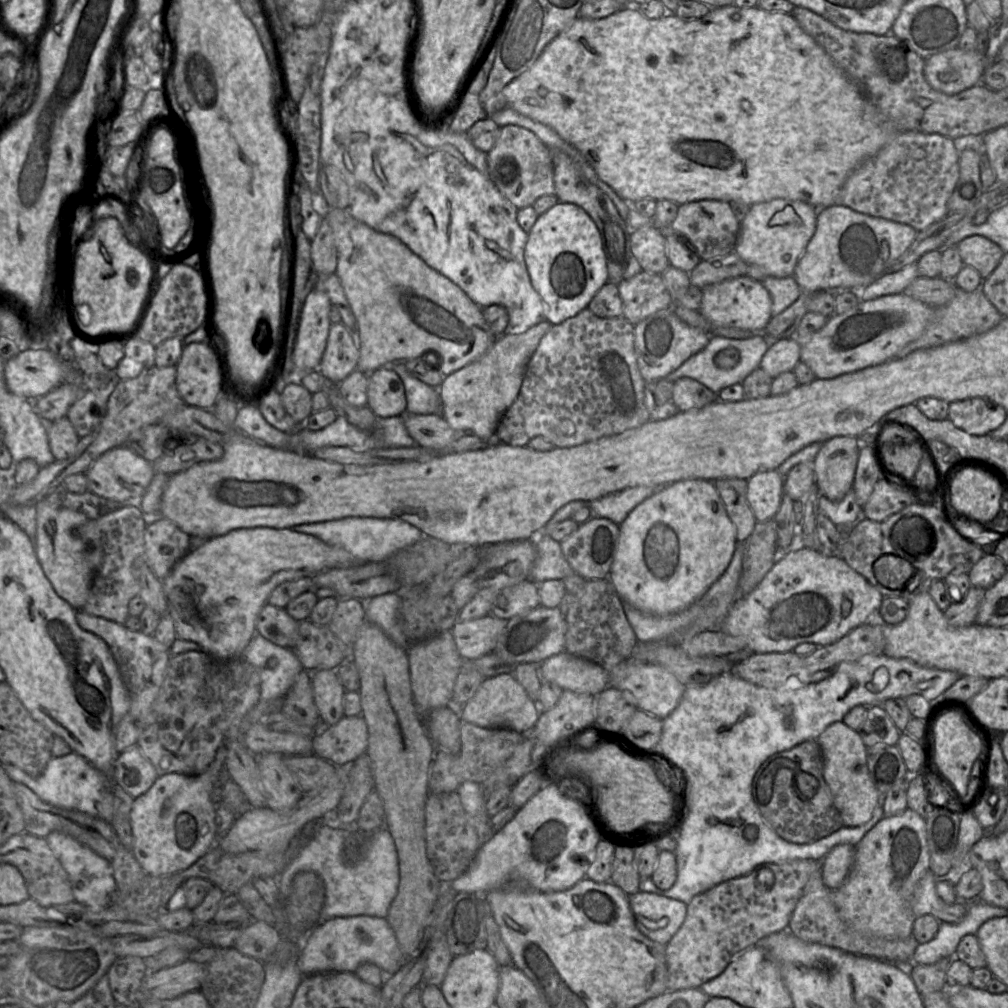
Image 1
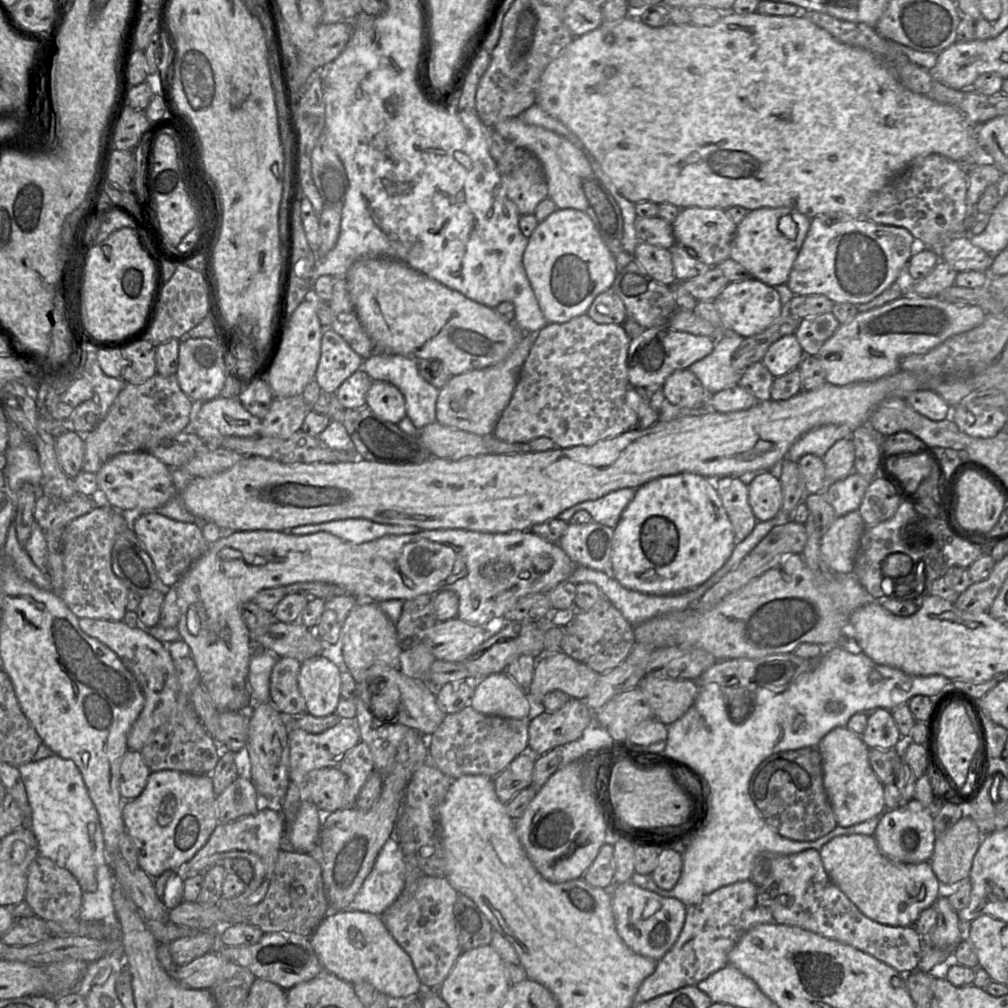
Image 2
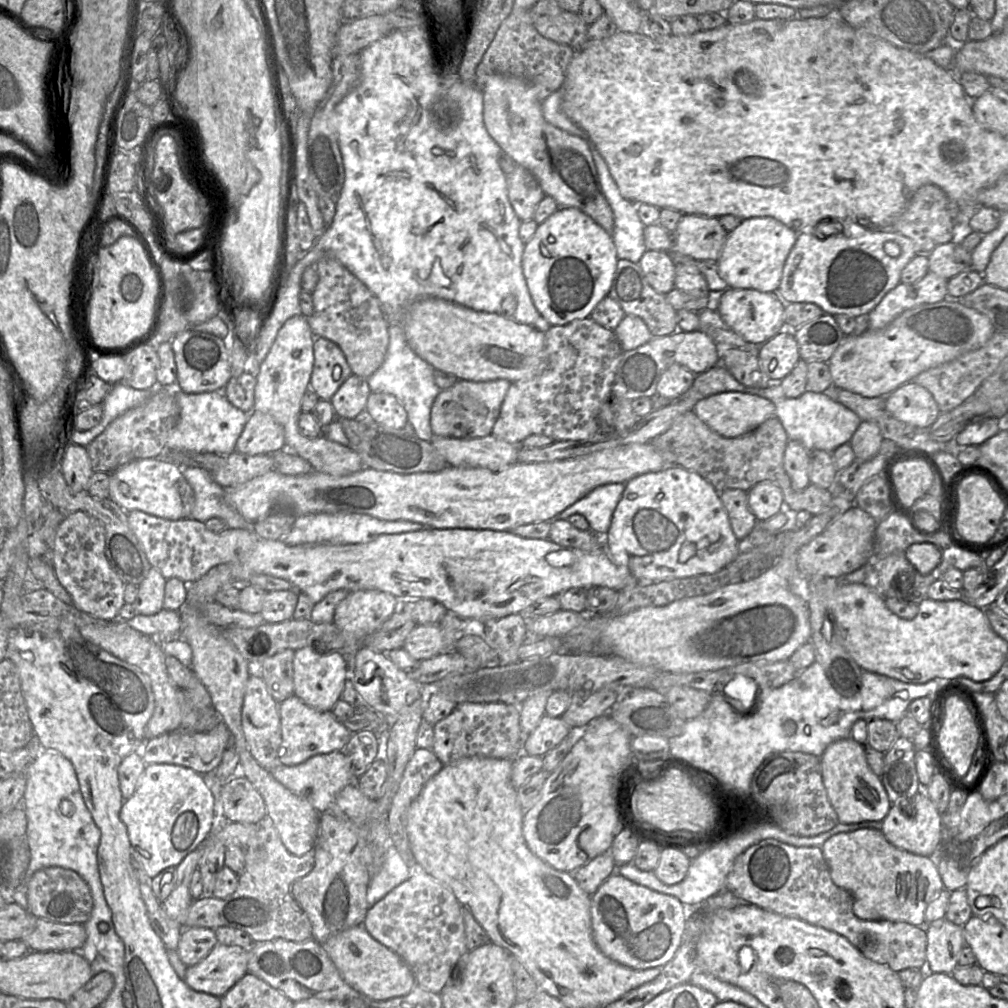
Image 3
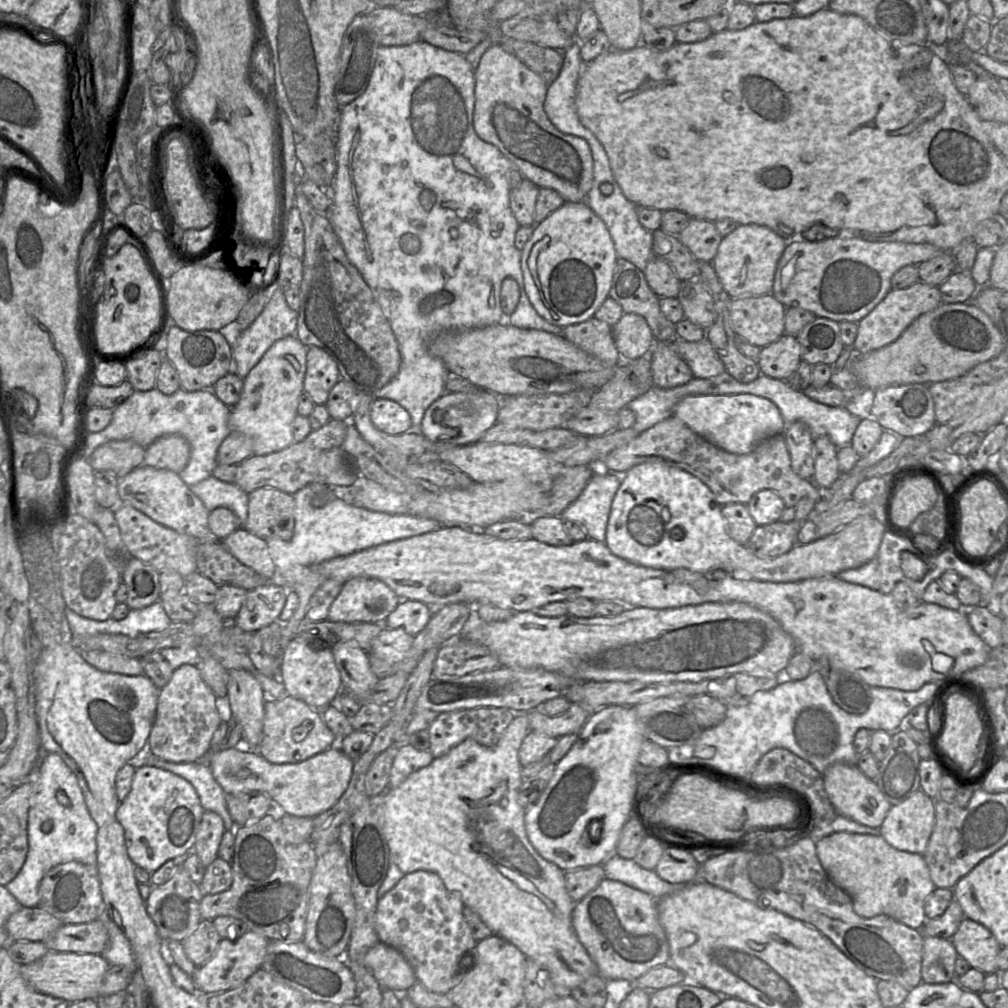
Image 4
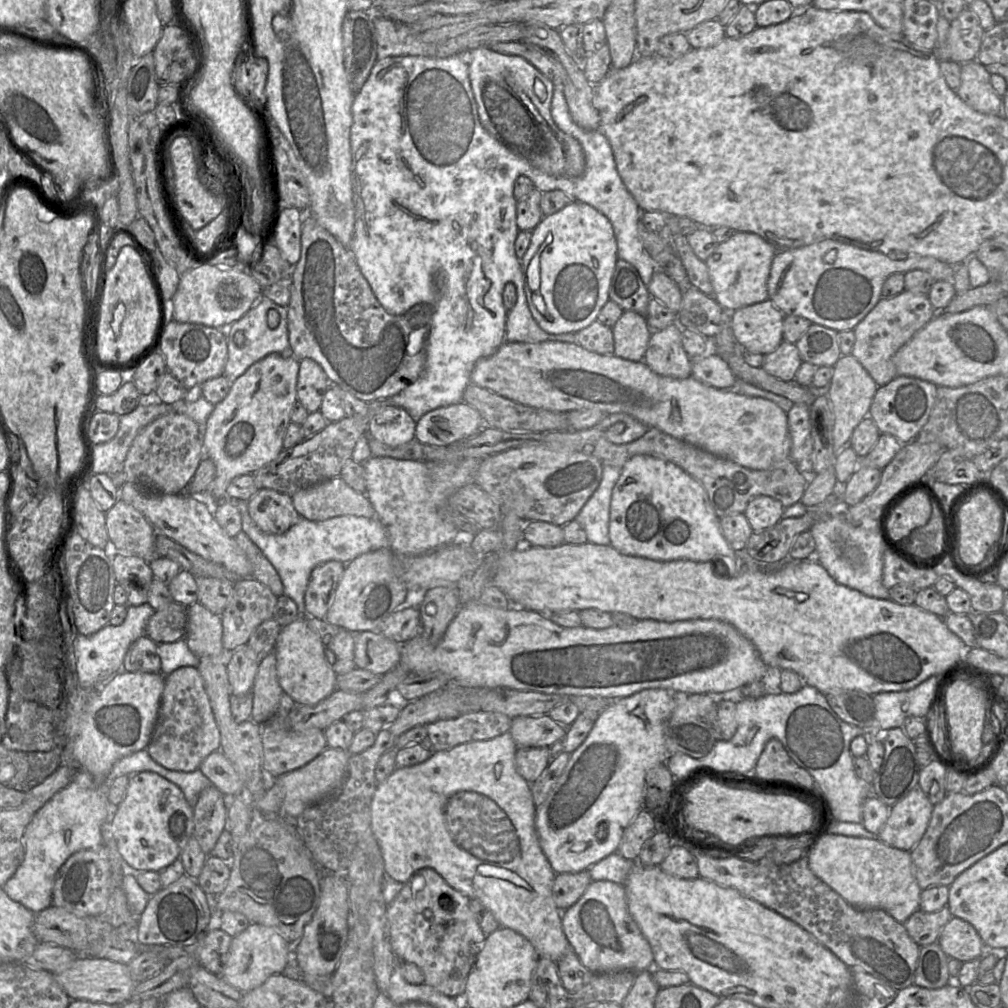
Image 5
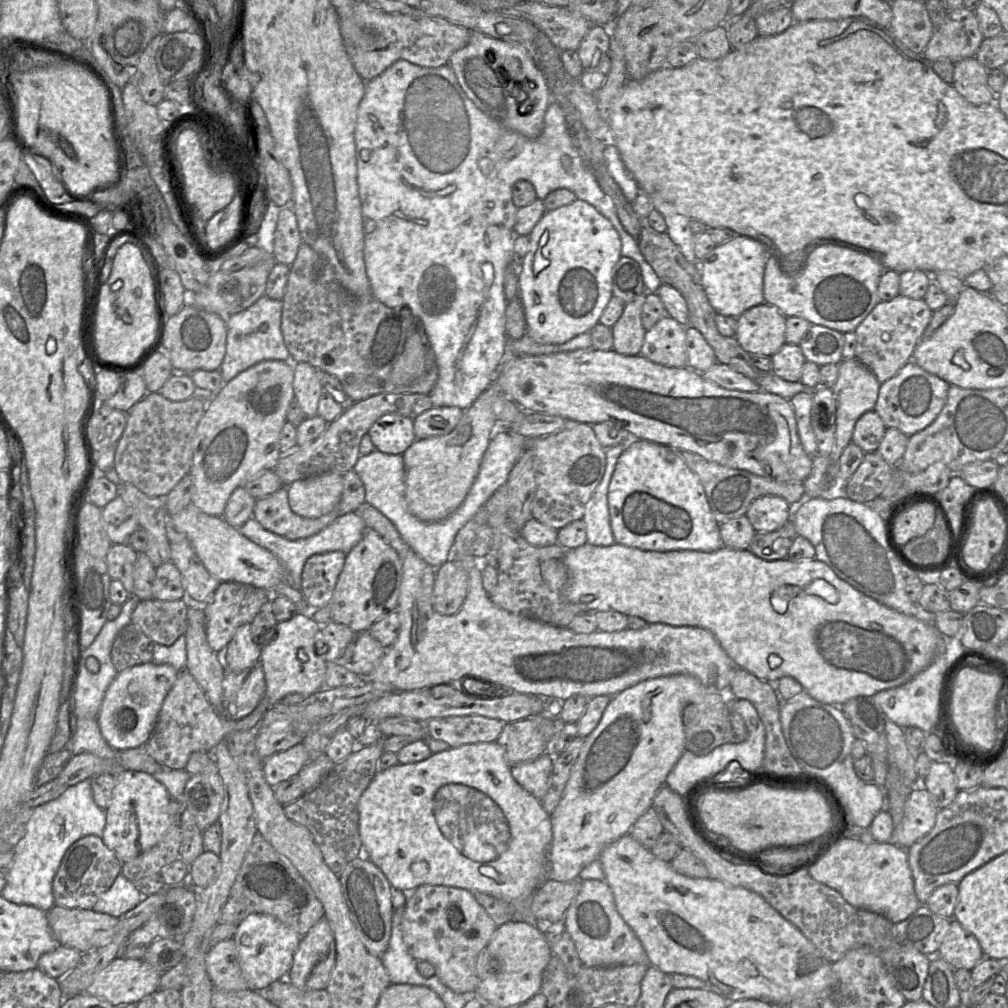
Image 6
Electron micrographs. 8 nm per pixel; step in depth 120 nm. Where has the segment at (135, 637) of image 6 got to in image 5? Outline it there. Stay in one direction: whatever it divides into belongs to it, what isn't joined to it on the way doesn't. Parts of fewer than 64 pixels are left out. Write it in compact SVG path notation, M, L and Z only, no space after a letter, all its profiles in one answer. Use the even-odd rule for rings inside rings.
M146 635L139 637L129 647L125 654L122 670L127 672L160 673L161 660L157 646Z

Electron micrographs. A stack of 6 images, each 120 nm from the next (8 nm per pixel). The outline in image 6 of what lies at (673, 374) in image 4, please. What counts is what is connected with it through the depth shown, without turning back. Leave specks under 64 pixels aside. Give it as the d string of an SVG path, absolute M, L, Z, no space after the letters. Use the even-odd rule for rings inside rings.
M664 315L645 332L640 354L667 367L687 367L686 327Z

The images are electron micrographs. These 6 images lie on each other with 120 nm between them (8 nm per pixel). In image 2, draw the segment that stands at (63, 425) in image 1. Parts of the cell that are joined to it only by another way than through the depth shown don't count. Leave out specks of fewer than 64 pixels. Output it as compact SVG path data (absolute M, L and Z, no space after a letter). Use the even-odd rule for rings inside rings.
M67 430L56 438L56 454L62 470L74 479L82 471L85 442L74 430Z

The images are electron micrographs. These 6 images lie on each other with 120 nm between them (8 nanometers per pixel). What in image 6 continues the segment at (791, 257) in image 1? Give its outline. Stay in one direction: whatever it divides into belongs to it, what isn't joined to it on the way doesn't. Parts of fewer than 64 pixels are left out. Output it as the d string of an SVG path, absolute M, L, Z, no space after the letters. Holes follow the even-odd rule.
M736 235L733 239L717 245L699 262L702 285L716 313L739 317L749 308L764 302L763 283L766 259L767 251L761 242Z

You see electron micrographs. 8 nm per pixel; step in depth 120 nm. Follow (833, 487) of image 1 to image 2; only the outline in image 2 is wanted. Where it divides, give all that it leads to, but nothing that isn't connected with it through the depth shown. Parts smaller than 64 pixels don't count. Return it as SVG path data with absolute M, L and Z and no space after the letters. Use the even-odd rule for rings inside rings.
M851 438L837 441L822 458L829 482L844 479L854 470L855 447Z

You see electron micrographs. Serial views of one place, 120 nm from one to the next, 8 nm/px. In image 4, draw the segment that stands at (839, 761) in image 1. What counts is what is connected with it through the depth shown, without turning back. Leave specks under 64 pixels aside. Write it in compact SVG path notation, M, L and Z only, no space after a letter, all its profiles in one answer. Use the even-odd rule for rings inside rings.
M844 763L832 764L822 776L825 791L837 815L867 827L880 828L891 805L884 798L874 780L868 779L856 765Z

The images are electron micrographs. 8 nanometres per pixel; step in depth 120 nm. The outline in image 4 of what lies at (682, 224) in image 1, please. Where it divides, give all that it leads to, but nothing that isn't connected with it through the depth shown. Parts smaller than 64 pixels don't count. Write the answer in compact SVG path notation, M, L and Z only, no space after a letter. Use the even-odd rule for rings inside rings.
M689 219L678 238L698 261L712 263L723 237L714 222Z

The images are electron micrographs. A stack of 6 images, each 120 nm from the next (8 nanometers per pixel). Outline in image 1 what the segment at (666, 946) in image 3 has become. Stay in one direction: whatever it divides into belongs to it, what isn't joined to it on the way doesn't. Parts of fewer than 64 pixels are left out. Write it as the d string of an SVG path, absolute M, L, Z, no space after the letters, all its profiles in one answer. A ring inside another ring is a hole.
M639 891L629 895L637 929L650 940L666 945L683 924L687 905L680 900Z

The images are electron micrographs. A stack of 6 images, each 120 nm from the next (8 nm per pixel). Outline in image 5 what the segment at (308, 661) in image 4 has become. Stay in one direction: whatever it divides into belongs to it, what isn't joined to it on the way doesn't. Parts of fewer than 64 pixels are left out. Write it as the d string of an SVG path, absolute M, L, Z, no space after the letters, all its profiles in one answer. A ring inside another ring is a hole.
M304 617L281 628L274 651L279 684L297 705L315 705L336 689L337 674L325 659L325 647L320 637L308 627Z

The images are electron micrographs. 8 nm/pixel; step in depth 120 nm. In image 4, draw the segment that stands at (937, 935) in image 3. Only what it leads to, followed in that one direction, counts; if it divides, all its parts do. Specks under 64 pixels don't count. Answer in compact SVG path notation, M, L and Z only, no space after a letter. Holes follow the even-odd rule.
M924 937L921 980L926 984L954 982L958 954L951 940Z

